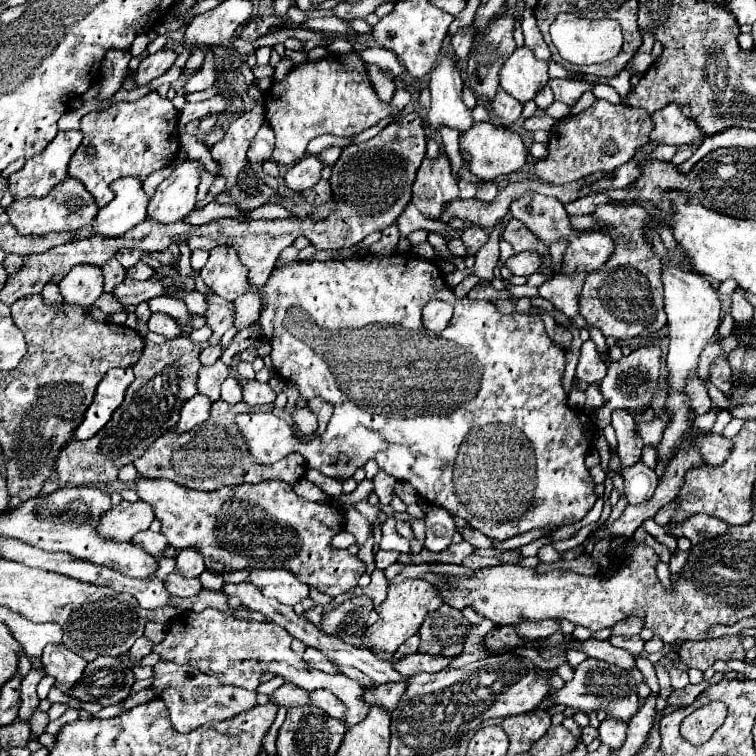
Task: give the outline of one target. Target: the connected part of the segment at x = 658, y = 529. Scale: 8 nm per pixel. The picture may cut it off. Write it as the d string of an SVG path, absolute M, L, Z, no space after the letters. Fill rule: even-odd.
M653 518L647 519L642 526L650 535L664 544L671 554L675 553L677 550L677 539L665 527L656 524Z

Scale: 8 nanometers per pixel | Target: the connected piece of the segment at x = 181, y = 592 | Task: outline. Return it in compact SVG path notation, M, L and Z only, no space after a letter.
M173 571L169 575L169 579L165 581L165 589L171 593L171 595L177 595L177 597L193 597L193 595L199 595L199 591L203 589L201 581L199 579L185 579L181 577L177 571Z

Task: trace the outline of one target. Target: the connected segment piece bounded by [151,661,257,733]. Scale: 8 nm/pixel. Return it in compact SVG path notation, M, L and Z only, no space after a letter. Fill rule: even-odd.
M159 661L153 667L153 677L155 677L155 683L151 689L155 691L157 697L161 697L165 701L173 729L179 733L191 733L193 729L197 729L205 723L231 719L231 717L235 717L243 711L249 711L257 705L255 691L221 685L215 677L209 677L205 673L197 673L197 669L191 665L177 665L177 663Z

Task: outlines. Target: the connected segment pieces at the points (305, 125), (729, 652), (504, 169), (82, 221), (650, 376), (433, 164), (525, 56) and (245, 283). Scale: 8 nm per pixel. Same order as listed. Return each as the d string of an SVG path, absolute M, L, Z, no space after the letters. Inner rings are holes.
M329 55L321 59L319 63L301 63L293 67L281 83L273 83L271 91L263 95L265 99L265 121L267 125L275 131L275 149L273 149L273 161L277 165L293 165L301 157L305 157L305 147L307 143L323 133L329 135L339 135L339 137L349 137L355 133L361 133L369 127L373 127L381 117L395 115L395 119L401 117L401 111L393 111L391 105L383 105L369 81L365 63L355 55Z
M731 635L707 641L687 641L679 649L679 659L687 669L695 667L699 671L705 671L717 659L745 659L745 653L741 647L741 637Z
M475 123L469 131L465 131L461 137L461 151L463 151L463 157L469 159L471 173L475 173L485 181L513 171L521 171L521 167L527 163L527 157L529 157L529 149L525 147L521 135L493 123Z
M67 177L65 181L55 185L45 197L15 199L7 207L7 215L19 233L37 233L37 235L45 235L51 231L77 231L83 225L91 223L97 211L99 207L93 195L81 185L81 181L75 181L73 177Z
M655 345L641 347L627 357L613 361L607 367L607 375L599 383L599 391L605 399L605 403L601 407L597 407L595 415L593 415L597 429L603 429L605 425L609 425L611 411L615 411L615 409L625 409L625 411L635 413L635 409L639 405L651 405L655 395L659 393L659 369L661 369L661 361L659 361L659 349Z
M439 147L439 155L435 159L427 157L417 169L411 203L426 218L438 219L441 209L445 209L445 205L457 197L459 197L457 177L453 177L445 149Z
M517 47L499 73L501 87L511 97L525 103L525 101L533 99L537 95L537 91L549 81L547 67L549 67L549 63L543 59L537 59L531 49Z
M227 247L211 251L207 265L201 269L201 277L217 295L229 301L235 301L251 287L247 269L241 265L237 253Z

